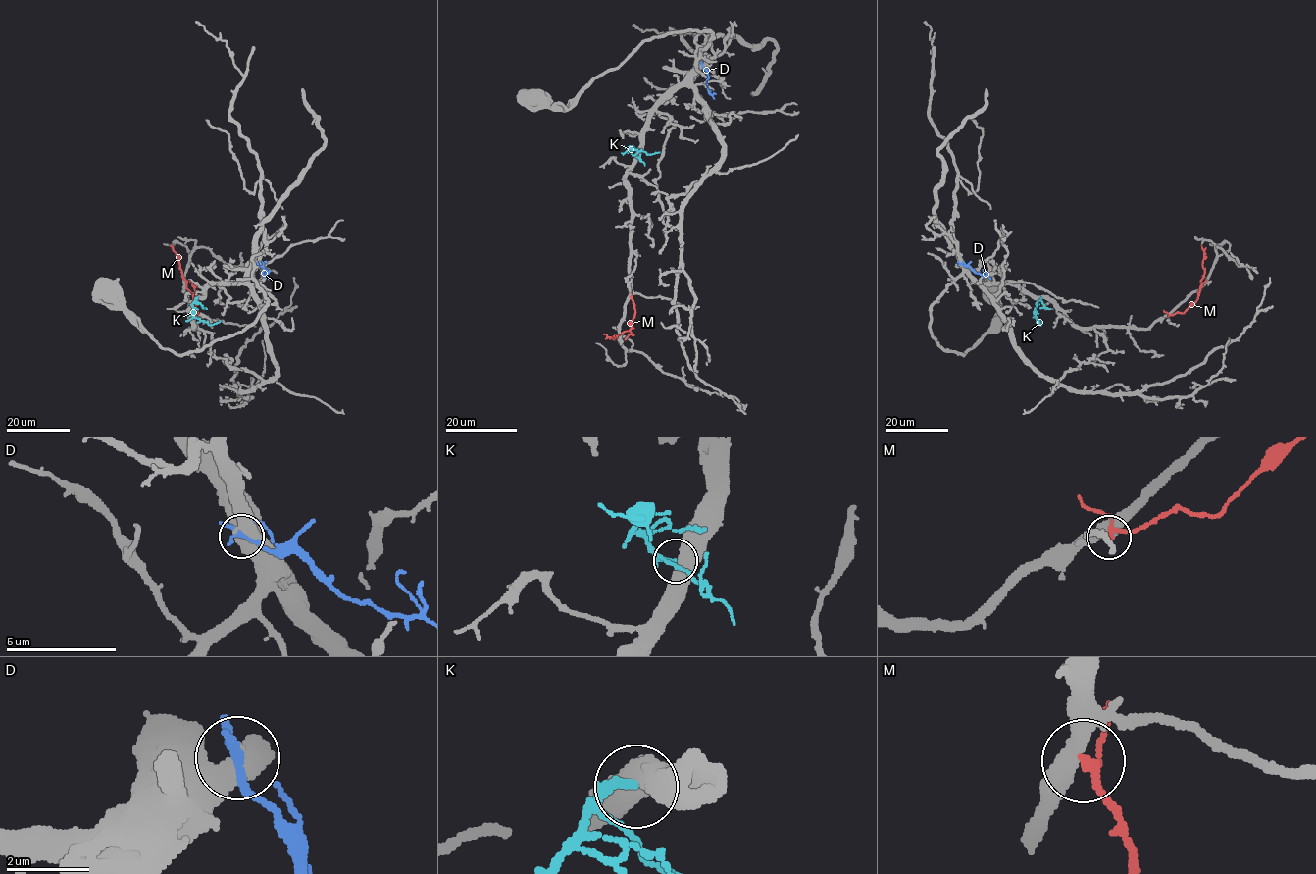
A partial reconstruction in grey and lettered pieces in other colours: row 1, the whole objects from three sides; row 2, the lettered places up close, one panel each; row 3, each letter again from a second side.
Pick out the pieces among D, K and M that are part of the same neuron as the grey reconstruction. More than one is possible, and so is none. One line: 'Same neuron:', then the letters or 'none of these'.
Same neuron: K

